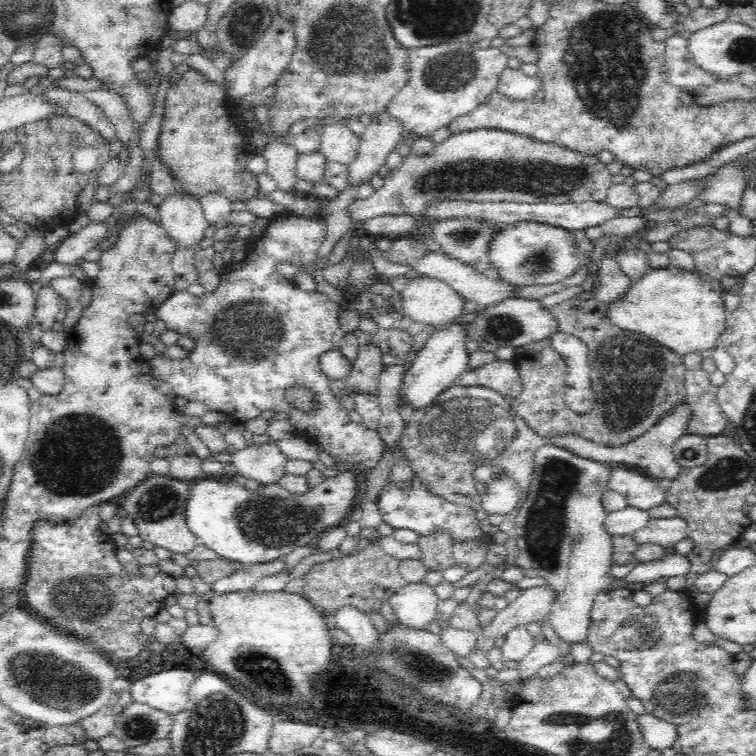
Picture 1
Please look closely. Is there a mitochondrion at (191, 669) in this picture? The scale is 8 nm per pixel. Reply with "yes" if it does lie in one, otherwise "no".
no

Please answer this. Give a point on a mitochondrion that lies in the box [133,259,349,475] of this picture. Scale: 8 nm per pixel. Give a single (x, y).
(241, 332)

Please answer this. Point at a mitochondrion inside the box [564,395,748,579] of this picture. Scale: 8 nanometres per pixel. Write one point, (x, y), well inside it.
(688, 453)

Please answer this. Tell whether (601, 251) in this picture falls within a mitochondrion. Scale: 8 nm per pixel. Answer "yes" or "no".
no

